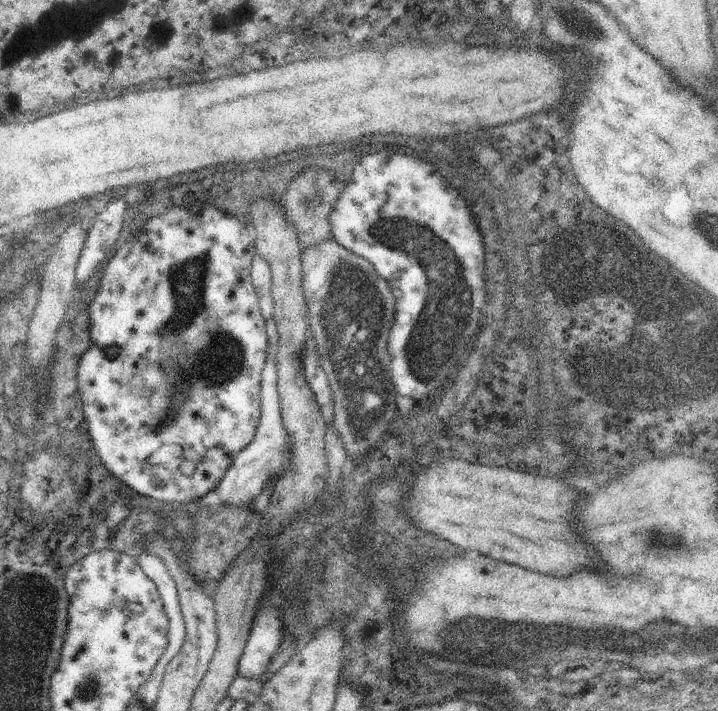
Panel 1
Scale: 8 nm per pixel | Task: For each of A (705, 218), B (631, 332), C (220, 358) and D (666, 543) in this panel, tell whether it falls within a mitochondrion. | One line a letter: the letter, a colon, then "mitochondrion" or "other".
A: mitochondrion
B: mitochondrion
C: mitochondrion
D: mitochondrion

